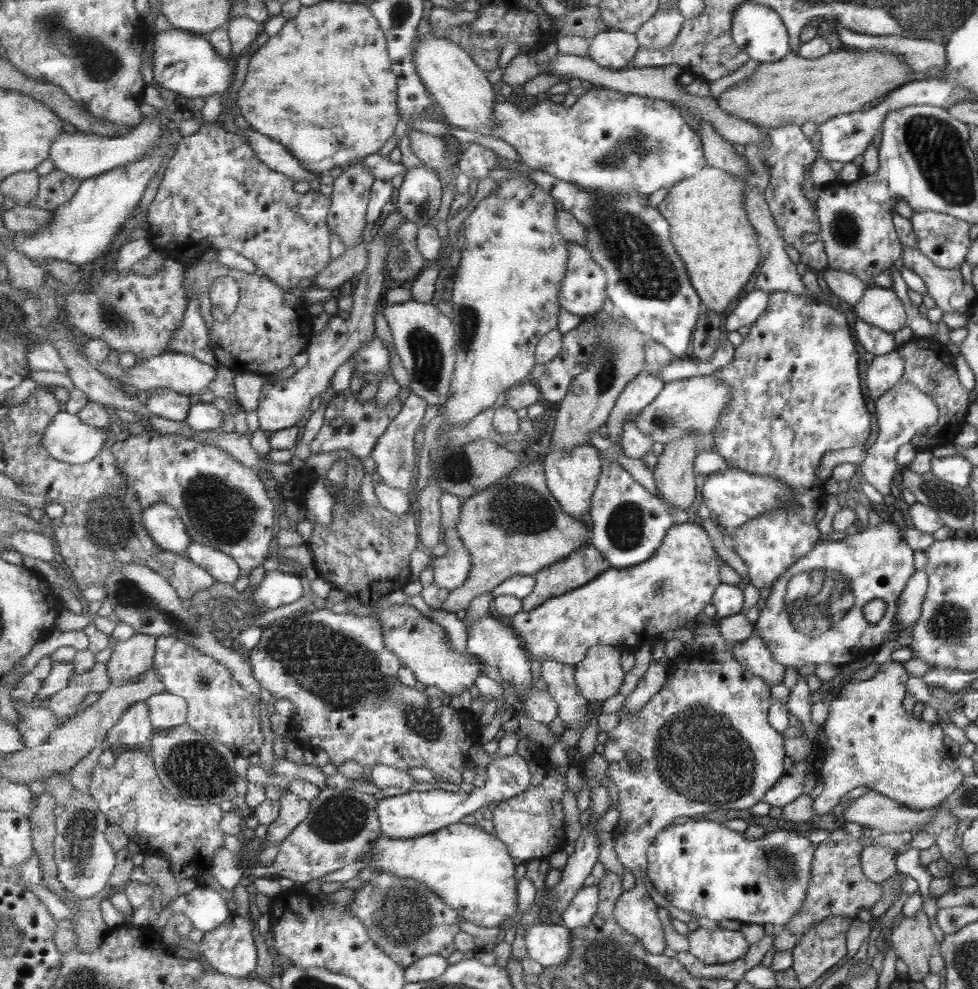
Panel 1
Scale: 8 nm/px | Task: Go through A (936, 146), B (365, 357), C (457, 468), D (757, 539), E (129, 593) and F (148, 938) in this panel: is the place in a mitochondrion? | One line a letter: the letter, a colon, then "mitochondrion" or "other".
A: mitochondrion
B: other
C: mitochondrion
D: other
E: mitochondrion
F: other

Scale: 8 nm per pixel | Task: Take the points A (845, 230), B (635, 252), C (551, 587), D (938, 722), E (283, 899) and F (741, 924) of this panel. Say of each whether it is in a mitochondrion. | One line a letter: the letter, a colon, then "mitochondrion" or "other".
A: mitochondrion
B: mitochondrion
C: other
D: other
E: other
F: other

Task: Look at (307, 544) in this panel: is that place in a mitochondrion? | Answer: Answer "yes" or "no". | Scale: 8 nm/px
no

